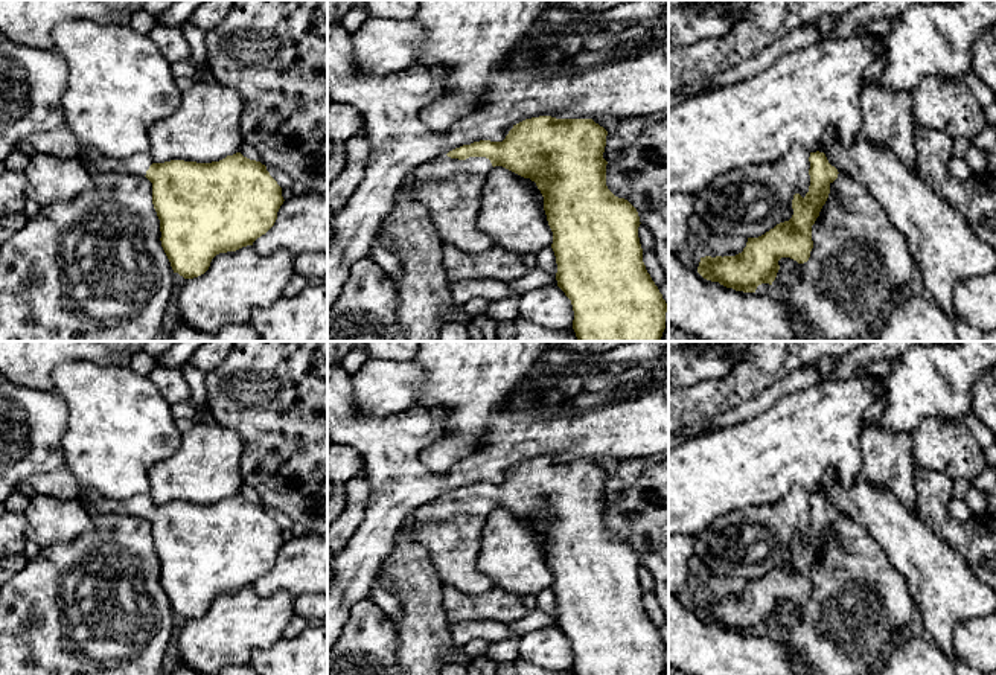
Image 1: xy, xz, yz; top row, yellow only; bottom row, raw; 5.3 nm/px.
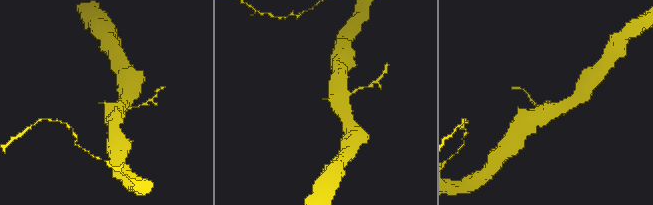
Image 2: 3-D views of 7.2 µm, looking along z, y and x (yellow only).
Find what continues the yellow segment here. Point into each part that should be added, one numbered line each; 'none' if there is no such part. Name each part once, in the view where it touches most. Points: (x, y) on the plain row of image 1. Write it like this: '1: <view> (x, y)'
1: xz (443, 508)

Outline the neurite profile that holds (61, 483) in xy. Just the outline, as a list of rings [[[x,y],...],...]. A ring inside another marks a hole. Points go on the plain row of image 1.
[[[69,465],[55,471],[37,474],[23,480],[18,488],[29,498],[35,495],[50,495],[58,500],[70,500],[79,495],[82,485]]]

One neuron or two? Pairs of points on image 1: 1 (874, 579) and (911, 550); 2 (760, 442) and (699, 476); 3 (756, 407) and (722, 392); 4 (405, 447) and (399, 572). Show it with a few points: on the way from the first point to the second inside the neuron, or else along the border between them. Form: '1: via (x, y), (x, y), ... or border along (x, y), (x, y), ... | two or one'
1: border along (871, 535), (888, 563), (903, 578), (911, 596) | two
2: via (745, 457), (736, 467), (715, 474) | one
3: border along (774, 383), (756, 396), (711, 418) | two
4: border along (411, 518), (398, 531), (395, 549), (387, 556) | two

